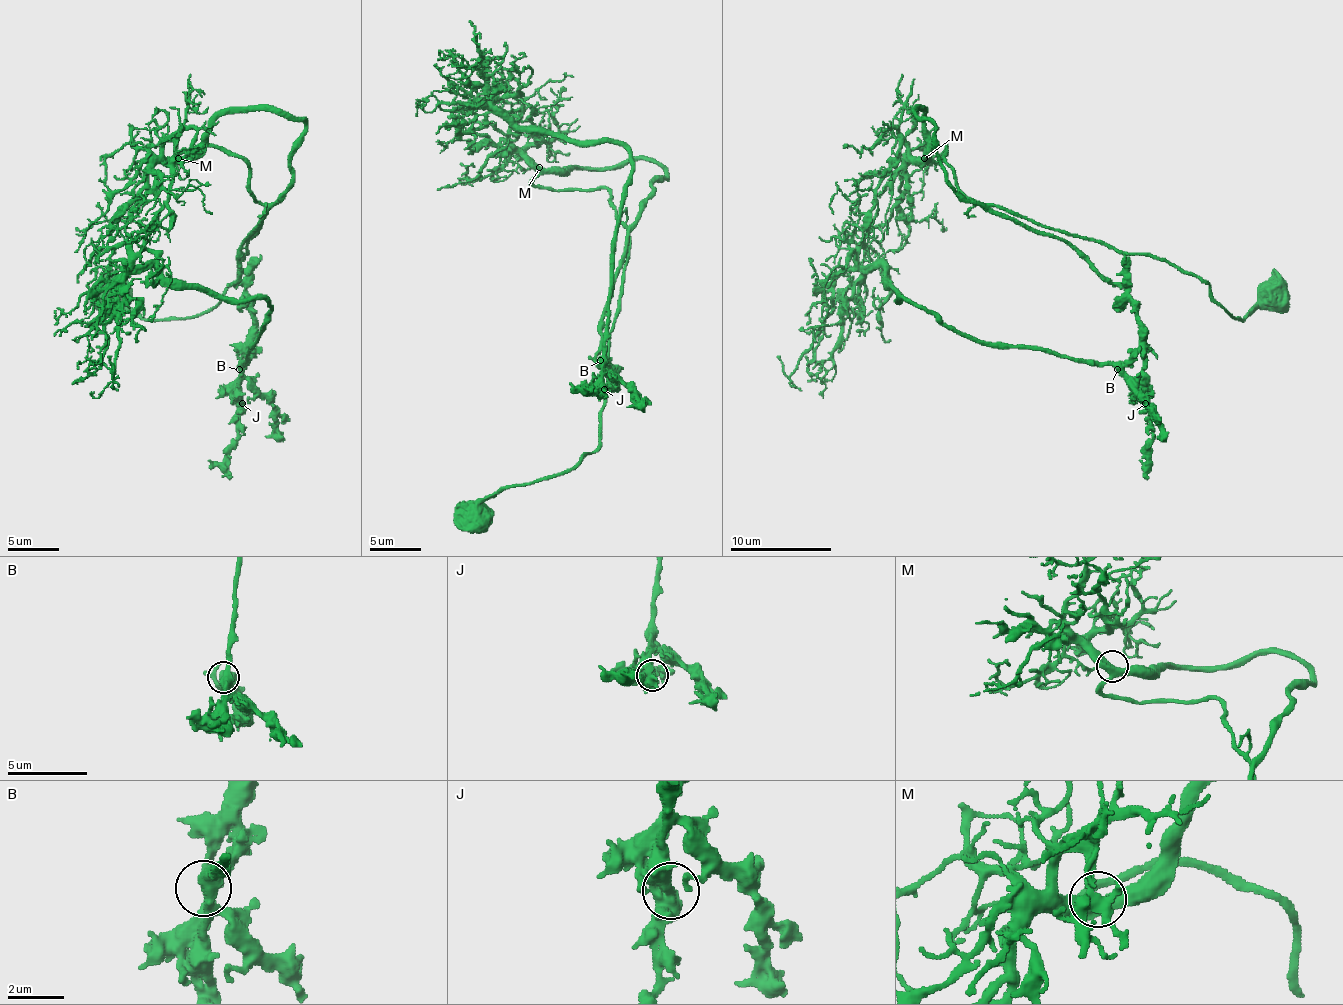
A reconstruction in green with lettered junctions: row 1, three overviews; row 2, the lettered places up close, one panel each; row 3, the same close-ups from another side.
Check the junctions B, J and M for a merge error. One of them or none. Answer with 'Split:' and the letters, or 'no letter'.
Split: J

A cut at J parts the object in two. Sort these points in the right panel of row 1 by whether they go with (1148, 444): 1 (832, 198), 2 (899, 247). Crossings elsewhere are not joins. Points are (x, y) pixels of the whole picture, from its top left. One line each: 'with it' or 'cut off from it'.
1: with it
2: with it

